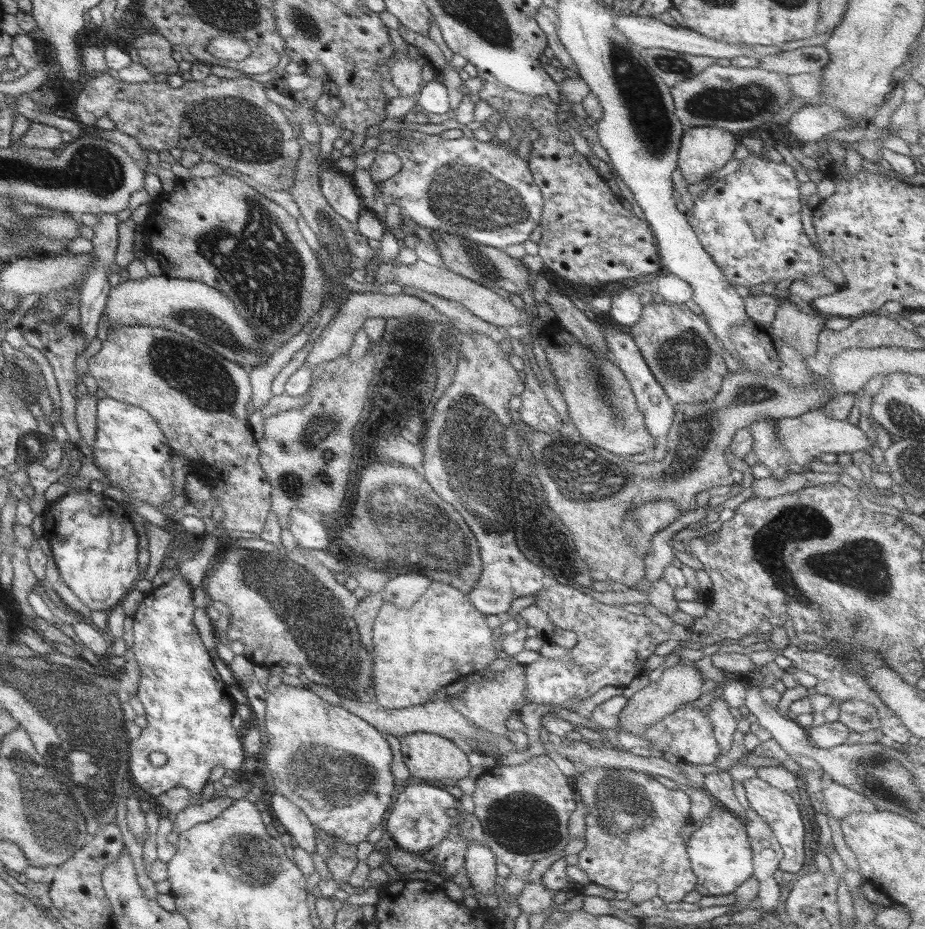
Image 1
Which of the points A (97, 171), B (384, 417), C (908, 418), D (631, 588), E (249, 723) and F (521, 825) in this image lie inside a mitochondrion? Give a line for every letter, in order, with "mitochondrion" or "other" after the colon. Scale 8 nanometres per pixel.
A: mitochondrion
B: other
C: mitochondrion
D: other
E: other
F: mitochondrion

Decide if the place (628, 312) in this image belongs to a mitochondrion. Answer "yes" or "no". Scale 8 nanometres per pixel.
no

